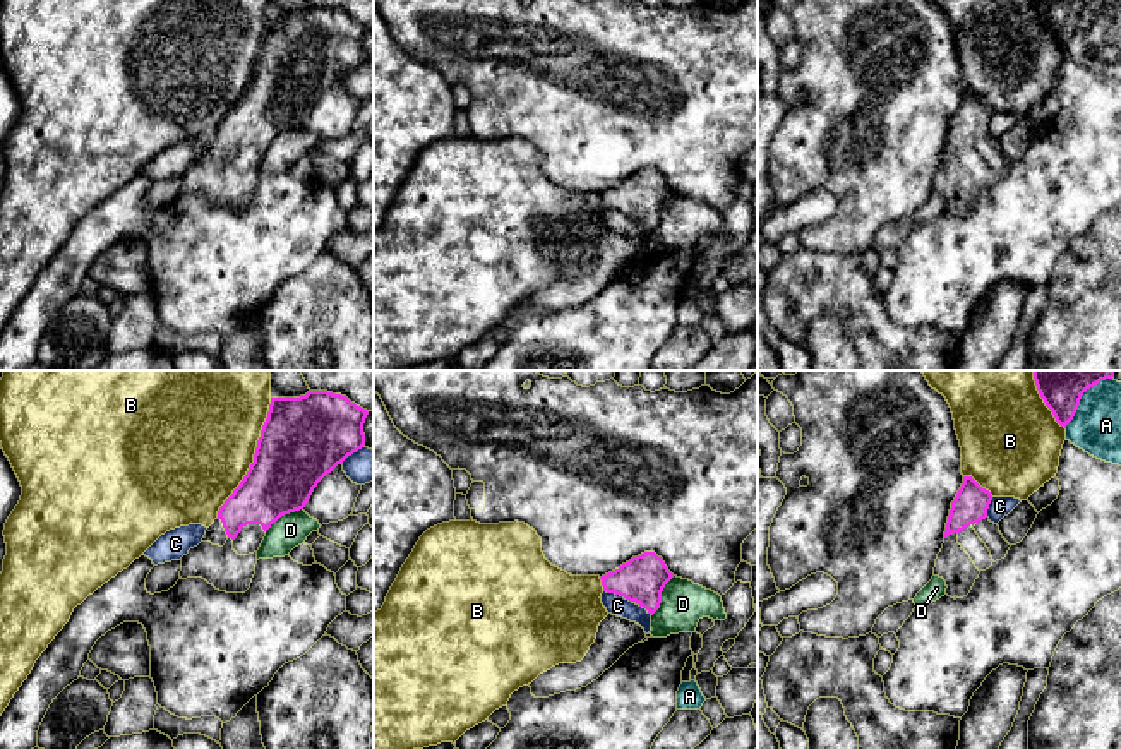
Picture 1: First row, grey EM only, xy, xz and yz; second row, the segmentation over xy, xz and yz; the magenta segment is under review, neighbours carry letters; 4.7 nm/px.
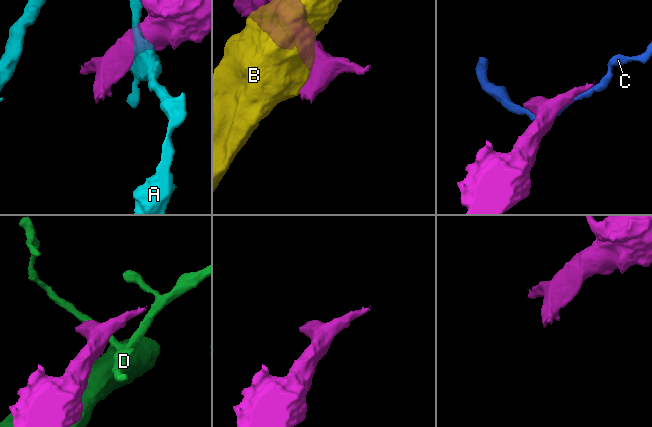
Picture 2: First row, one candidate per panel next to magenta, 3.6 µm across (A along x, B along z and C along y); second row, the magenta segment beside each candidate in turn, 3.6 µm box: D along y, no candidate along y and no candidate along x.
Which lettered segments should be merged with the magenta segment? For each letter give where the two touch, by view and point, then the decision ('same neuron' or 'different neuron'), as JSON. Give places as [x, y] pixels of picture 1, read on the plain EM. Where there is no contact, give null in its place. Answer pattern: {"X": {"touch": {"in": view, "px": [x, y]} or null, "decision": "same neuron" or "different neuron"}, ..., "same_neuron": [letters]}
{"A": {"touch": {"in": "yz", "px": [1079, 19]}, "decision": "different neuron"}, "B": {"touch": {"in": "xy", "px": [254, 74]}, "decision": "different neuron"}, "C": {"touch": {"in": "xz", "px": [617, 209]}, "decision": "different neuron"}, "D": {"touch": {"in": "xz", "px": [660, 213]}, "decision": "different neuron"}, "same_neuron": []}

